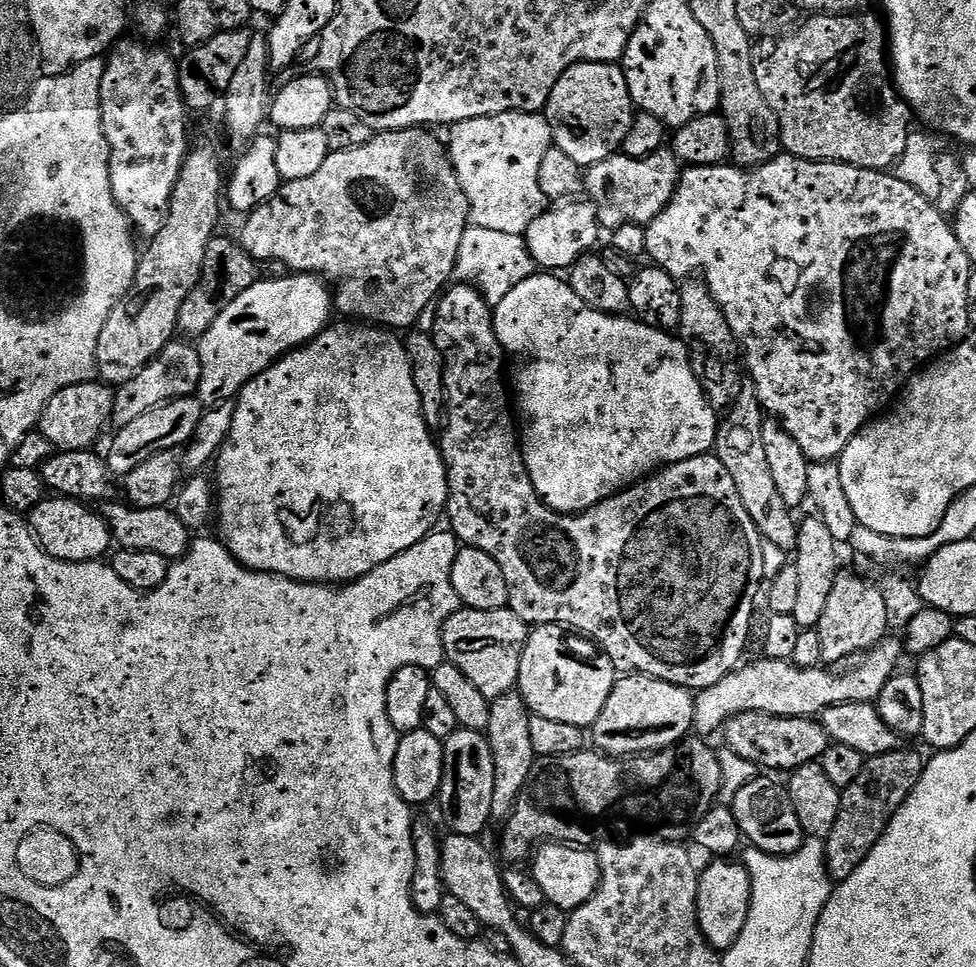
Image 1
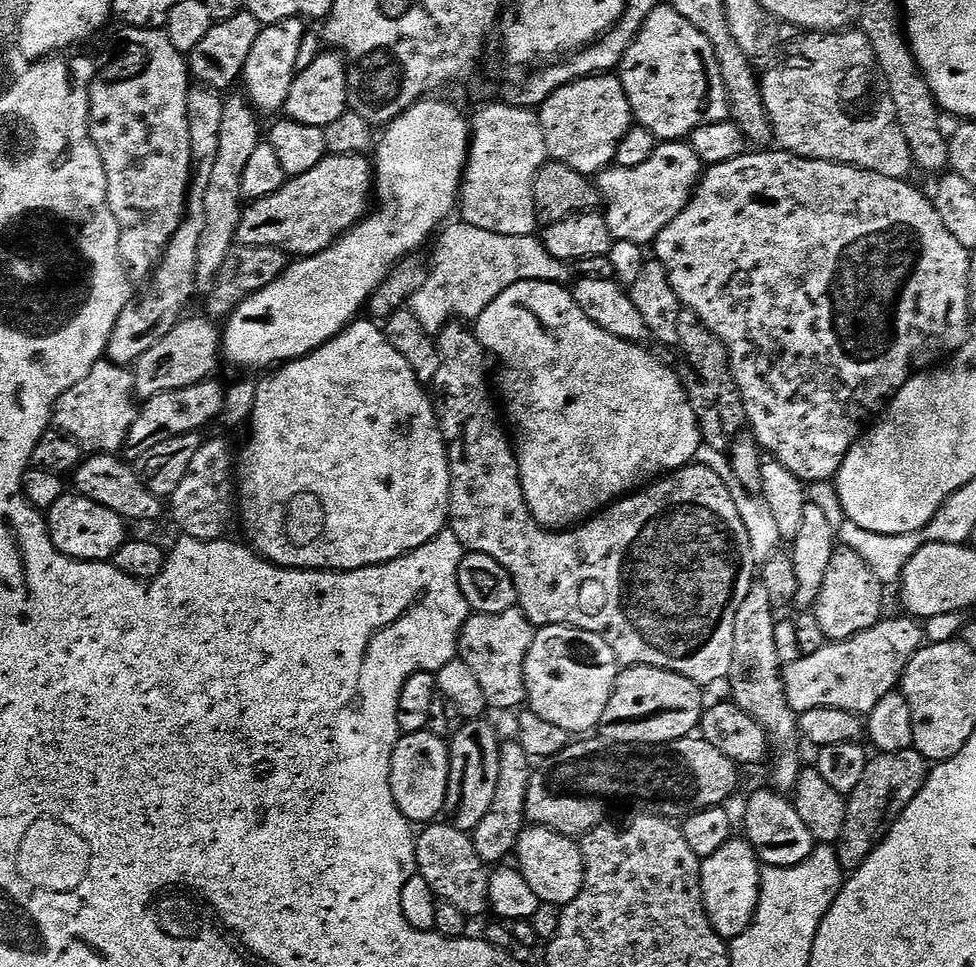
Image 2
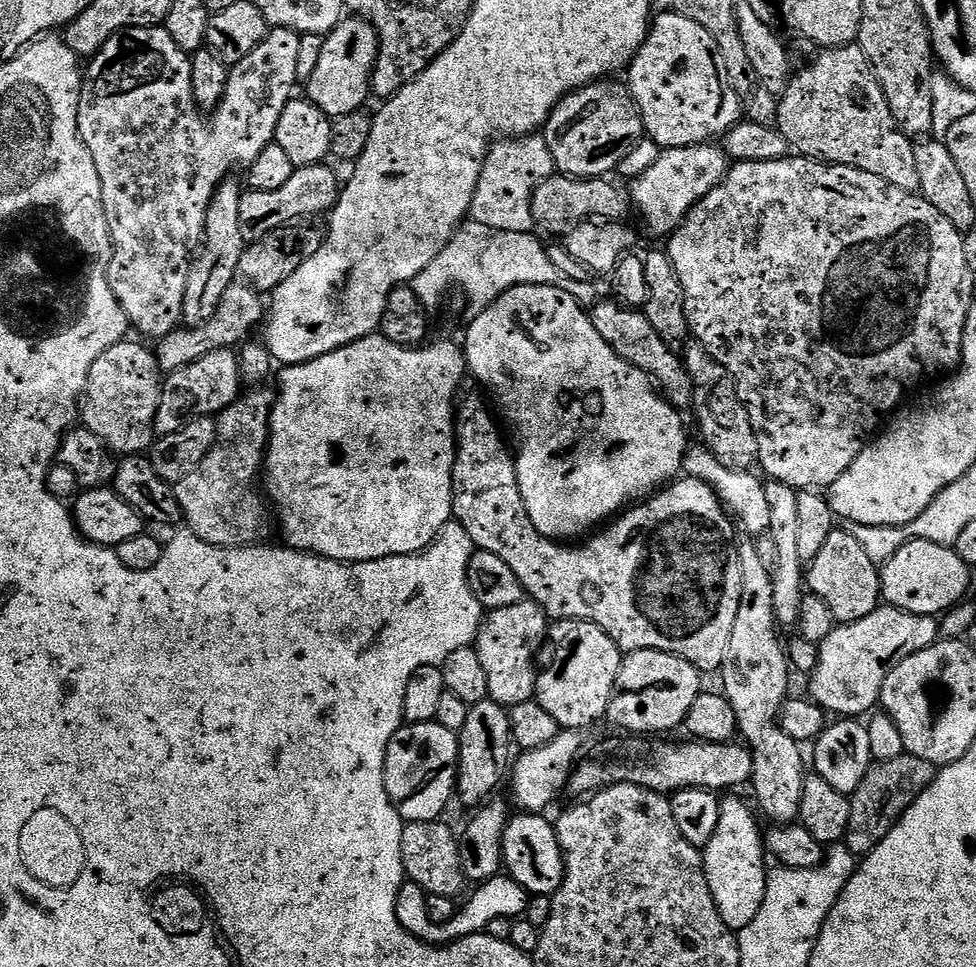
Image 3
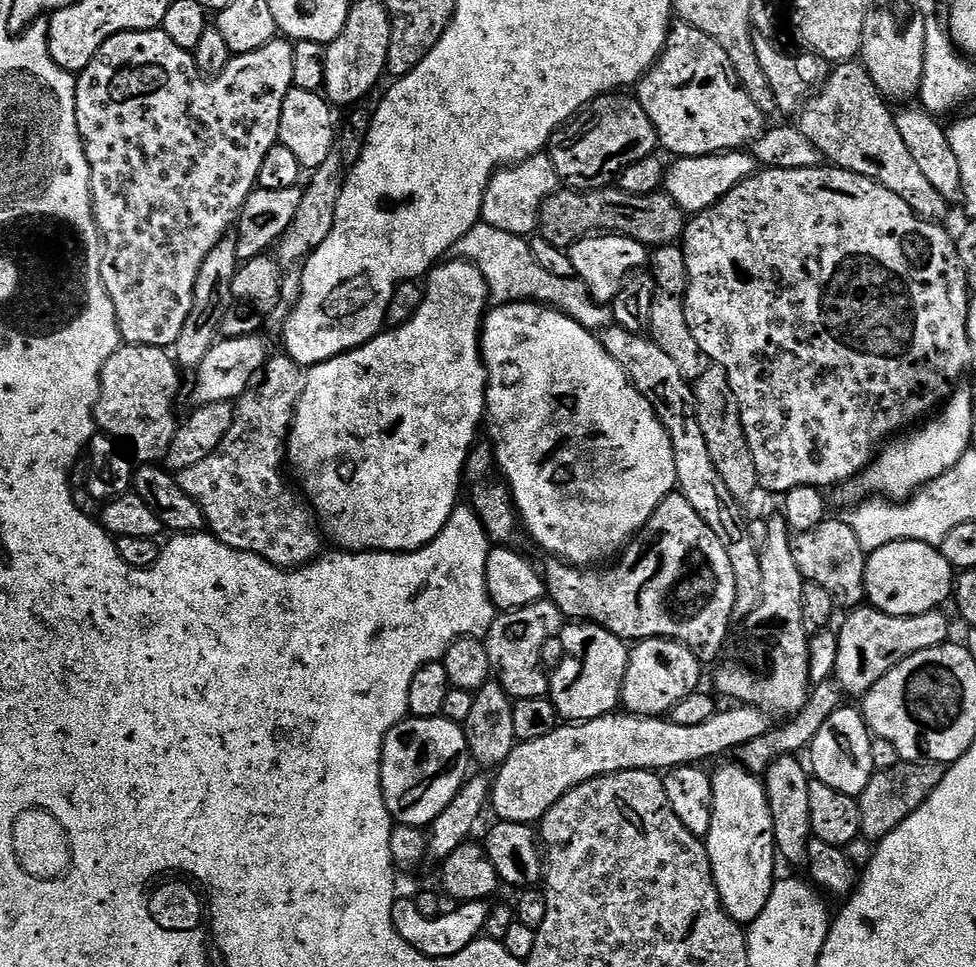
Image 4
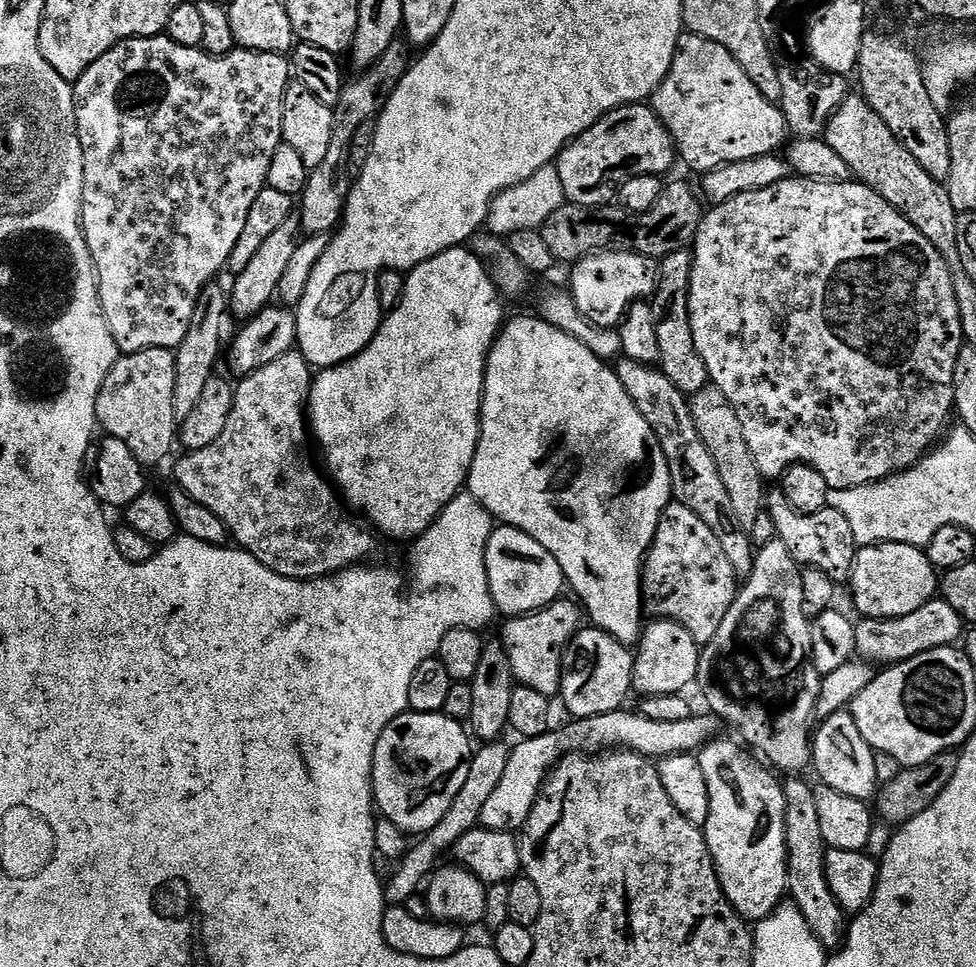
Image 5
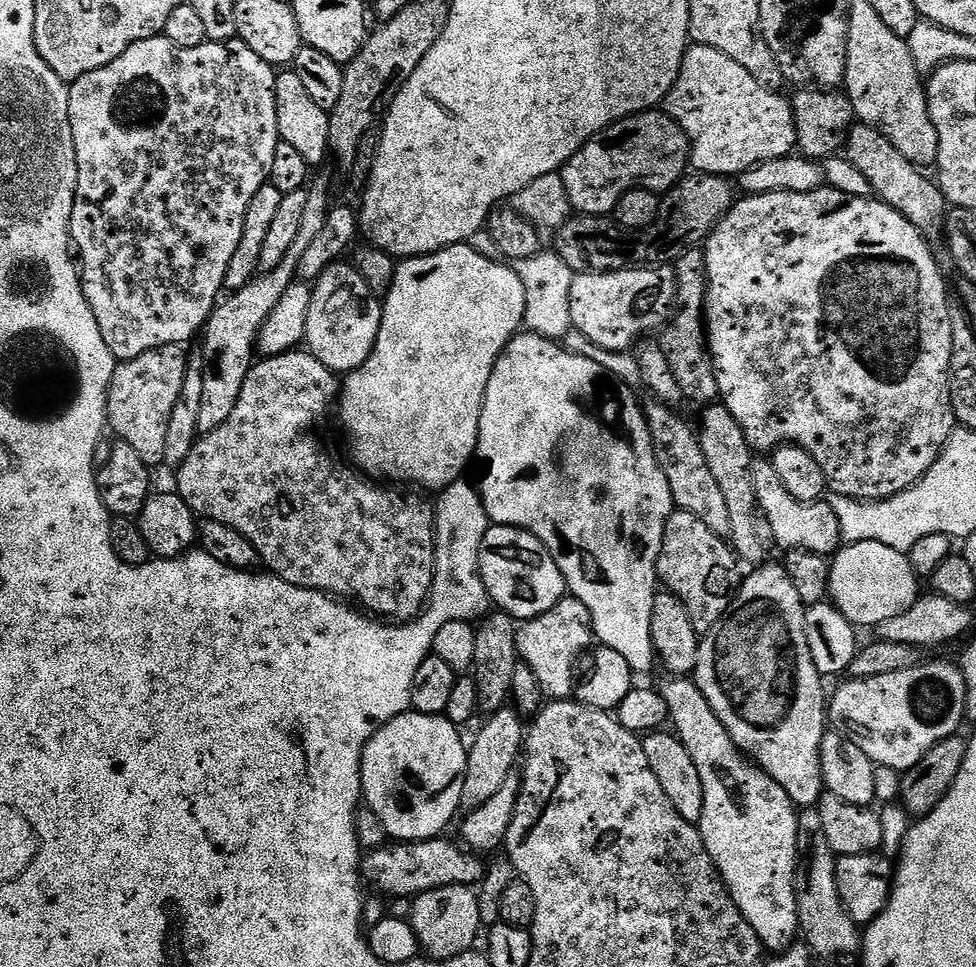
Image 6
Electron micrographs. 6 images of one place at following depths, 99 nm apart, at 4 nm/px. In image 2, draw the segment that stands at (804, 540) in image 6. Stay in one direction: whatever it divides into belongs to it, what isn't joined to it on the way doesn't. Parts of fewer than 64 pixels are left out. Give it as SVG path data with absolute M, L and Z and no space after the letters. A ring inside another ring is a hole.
M843 546L837 547L830 558L830 566L826 566L826 574L822 578L820 592L814 601L814 611L818 622L822 622L822 634L825 641L848 640L855 632L870 630L870 626L877 624L885 615L884 612L884 592L886 585L878 582L874 570L866 566L866 561L854 550Z

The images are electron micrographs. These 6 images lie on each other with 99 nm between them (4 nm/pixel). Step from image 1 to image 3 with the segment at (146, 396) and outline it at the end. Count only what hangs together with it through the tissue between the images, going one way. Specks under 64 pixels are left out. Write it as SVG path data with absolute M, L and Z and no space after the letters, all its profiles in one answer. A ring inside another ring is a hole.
M237 282L226 290L214 318L210 318L201 328L188 328L187 330L177 330L169 336L164 336L155 345L154 355L161 373L171 374L180 368L185 368L187 364L198 362L198 358L206 358L213 350L223 348L235 349L244 344L253 334L252 331L261 327L266 316L266 304L262 301L261 293L257 292L248 282Z

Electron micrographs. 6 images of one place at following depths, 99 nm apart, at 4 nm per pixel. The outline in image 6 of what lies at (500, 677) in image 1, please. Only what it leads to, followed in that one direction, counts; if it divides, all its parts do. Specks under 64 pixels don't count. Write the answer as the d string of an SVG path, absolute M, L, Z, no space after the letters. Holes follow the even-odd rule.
M565 595L564 599L546 614L542 614L533 620L523 621L516 629L516 649L521 661L534 670L538 677L538 686L542 686L545 697L552 700L569 699L578 688L578 665L582 657L593 647L594 633L592 630L592 618L590 610L574 595Z

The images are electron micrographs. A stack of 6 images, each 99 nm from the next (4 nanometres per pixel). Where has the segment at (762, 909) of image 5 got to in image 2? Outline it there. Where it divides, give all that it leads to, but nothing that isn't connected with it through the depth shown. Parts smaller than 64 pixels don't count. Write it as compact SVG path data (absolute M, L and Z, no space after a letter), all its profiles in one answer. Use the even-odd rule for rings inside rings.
M744 838L730 839L726 842L726 846L722 846L722 850L714 850L714 854L703 857L700 873L704 905L714 930L723 940L729 942L737 940L752 925L760 901L761 871L760 857Z

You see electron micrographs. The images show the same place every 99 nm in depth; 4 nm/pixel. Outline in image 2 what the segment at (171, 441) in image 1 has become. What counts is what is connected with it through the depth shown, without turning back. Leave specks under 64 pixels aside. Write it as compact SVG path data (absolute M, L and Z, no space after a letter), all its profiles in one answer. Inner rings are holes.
M209 378L182 390L166 390L166 394L158 394L143 401L142 407L137 411L134 426L130 428L130 434L126 438L123 451L129 452L129 457L140 458L154 446L170 442L170 438L204 430L215 416L217 419L223 413L225 395L226 388L223 388L216 378Z

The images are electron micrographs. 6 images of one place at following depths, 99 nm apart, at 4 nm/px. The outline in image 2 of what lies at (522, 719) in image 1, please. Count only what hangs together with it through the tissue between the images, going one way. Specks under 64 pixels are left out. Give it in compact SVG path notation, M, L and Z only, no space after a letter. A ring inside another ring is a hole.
M518 742L501 743L500 761L498 762L498 790L494 790L494 802L490 802L490 810L482 822L470 835L478 850L478 858L482 858L489 866L499 865L513 855L520 833L526 827L526 790L530 786L530 778L534 767L533 761L522 750Z

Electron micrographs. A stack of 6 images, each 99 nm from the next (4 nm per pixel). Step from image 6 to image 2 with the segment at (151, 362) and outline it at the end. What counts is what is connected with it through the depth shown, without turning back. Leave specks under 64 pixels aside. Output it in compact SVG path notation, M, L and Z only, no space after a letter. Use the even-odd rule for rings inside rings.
M105 358L92 367L82 382L74 382L56 403L54 424L74 437L89 453L119 453L123 449L138 411L136 378L131 367L113 364Z

